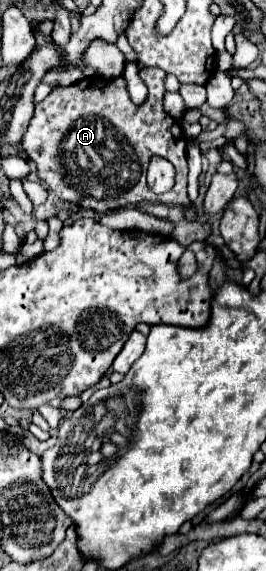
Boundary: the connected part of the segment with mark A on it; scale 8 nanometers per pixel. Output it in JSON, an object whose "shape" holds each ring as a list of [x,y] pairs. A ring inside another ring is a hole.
{"shape":[[[156,67],[140,71],[150,95],[142,107],[130,101],[126,81],[86,77],[70,87],[56,87],[44,101],[36,105],[34,119],[22,139],[22,149],[36,163],[38,177],[56,193],[58,199],[74,203],[96,213],[116,207],[136,205],[140,201],[160,201],[190,207],[188,199],[188,161],[186,135],[162,107],[166,73]],[[154,157],[166,157],[176,167],[176,185],[162,195],[148,191],[146,169]],[[126,189],[126,191],[122,191]],[[120,193],[120,195],[118,195]],[[116,197],[116,199],[114,199]]]}

